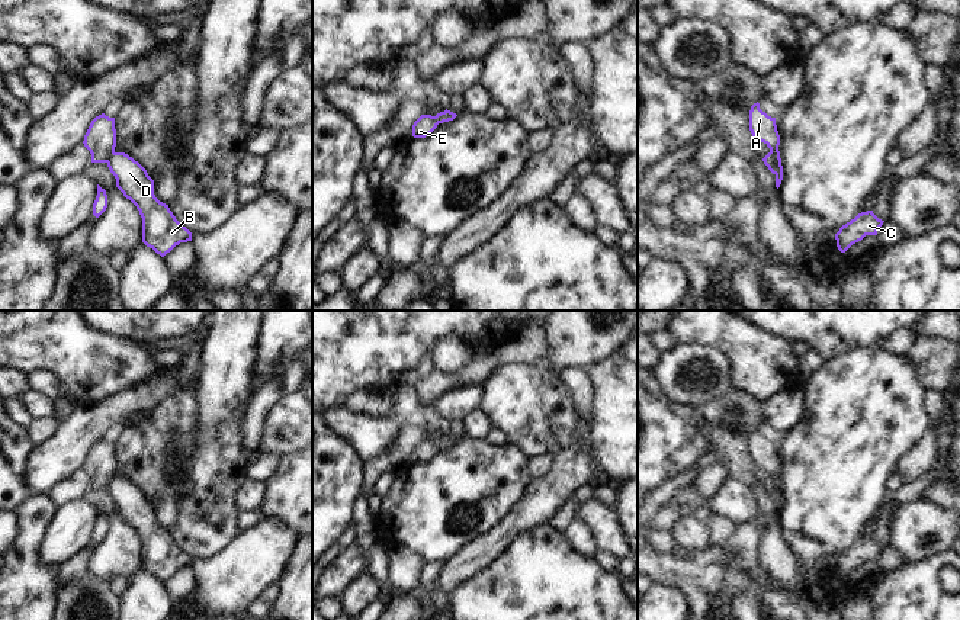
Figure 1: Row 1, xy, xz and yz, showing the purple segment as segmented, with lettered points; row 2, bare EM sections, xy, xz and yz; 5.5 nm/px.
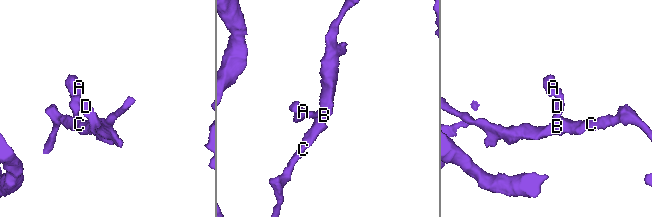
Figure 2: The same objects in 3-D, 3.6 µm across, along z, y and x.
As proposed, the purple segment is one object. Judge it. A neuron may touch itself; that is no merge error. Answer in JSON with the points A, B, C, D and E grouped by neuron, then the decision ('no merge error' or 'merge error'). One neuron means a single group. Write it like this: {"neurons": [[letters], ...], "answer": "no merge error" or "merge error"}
{"neurons": [["A", "E"], ["B", "C", "D"]], "answer": "merge error"}

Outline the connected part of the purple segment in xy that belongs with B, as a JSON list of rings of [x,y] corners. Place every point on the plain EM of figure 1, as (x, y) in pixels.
[[[112,478],[107,492],[116,513],[139,536],[147,572],[164,582],[180,568],[192,566],[192,558],[176,544],[168,530],[155,523],[154,505],[138,486],[125,478]]]

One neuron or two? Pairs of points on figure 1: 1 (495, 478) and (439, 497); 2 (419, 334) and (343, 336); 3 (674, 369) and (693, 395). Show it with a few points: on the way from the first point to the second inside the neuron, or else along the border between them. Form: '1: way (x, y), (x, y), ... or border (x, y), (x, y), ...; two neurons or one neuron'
1: way (481, 482), (472, 484), (453, 497); one neuron
2: way (400, 334), (362, 334); one neuron
3: way (676, 375), (690, 389); one neuron

